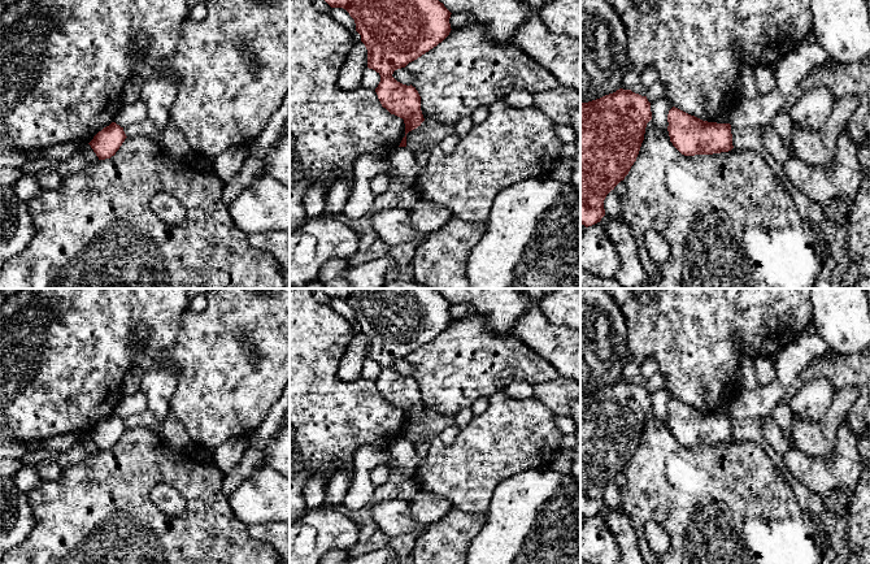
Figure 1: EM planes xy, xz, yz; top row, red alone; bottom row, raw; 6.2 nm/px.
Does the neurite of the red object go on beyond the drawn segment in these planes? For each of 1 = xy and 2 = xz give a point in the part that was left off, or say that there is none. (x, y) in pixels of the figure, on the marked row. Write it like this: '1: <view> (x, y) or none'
1: none
2: none

